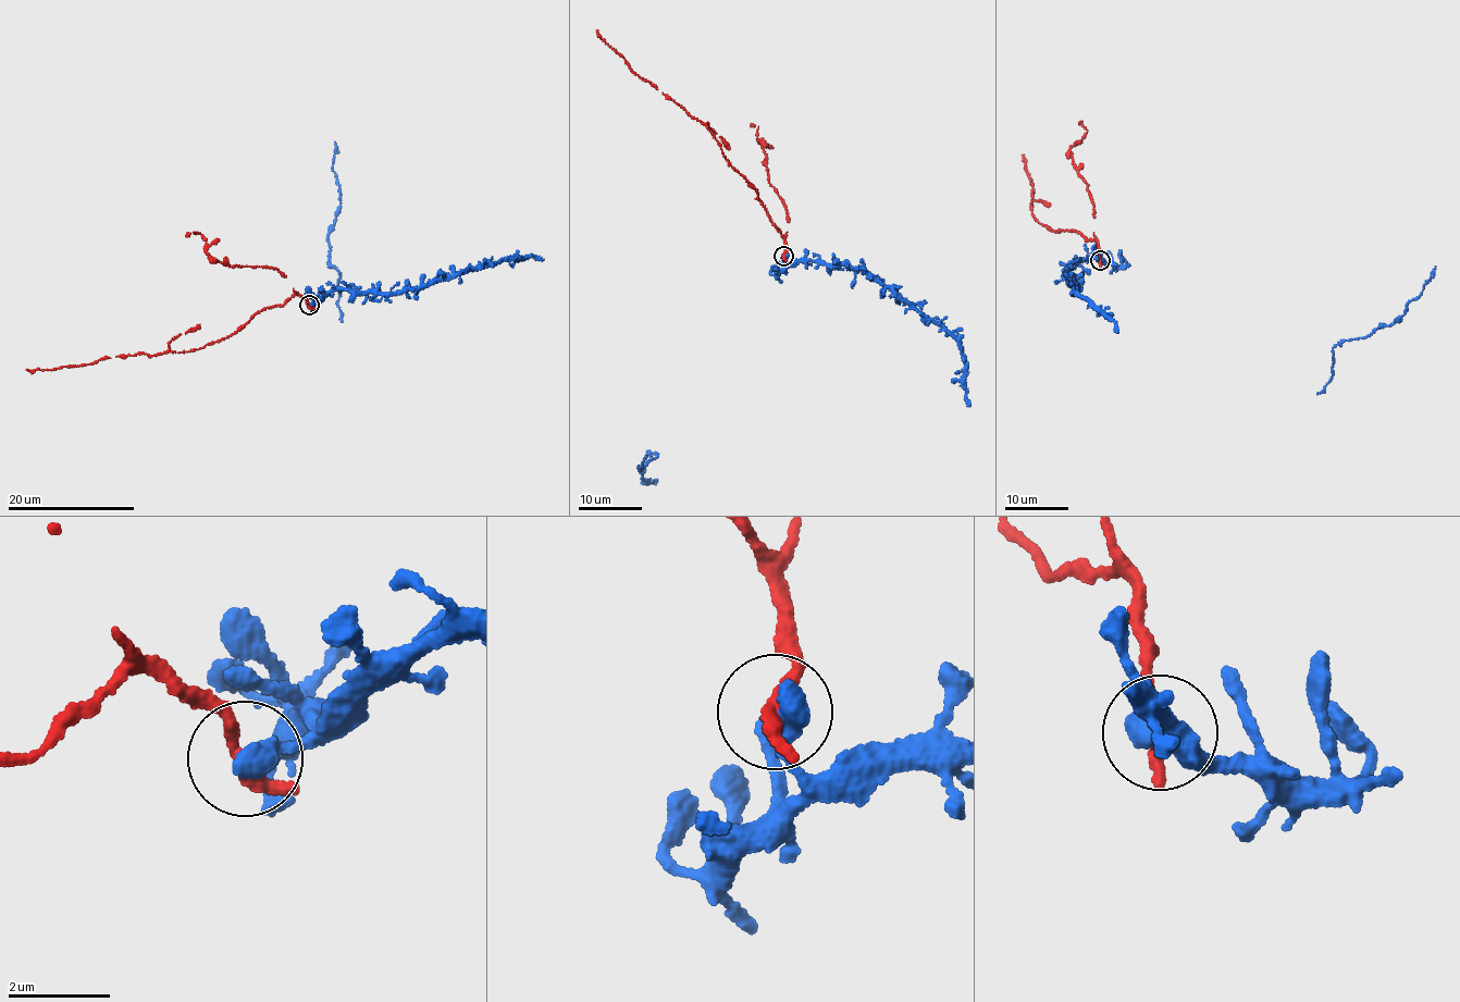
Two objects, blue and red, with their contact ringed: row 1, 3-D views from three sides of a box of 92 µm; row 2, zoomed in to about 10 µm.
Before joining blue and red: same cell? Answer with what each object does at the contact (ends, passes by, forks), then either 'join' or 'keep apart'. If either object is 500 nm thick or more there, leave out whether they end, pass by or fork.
blue ends there; red ends there; keep apart

